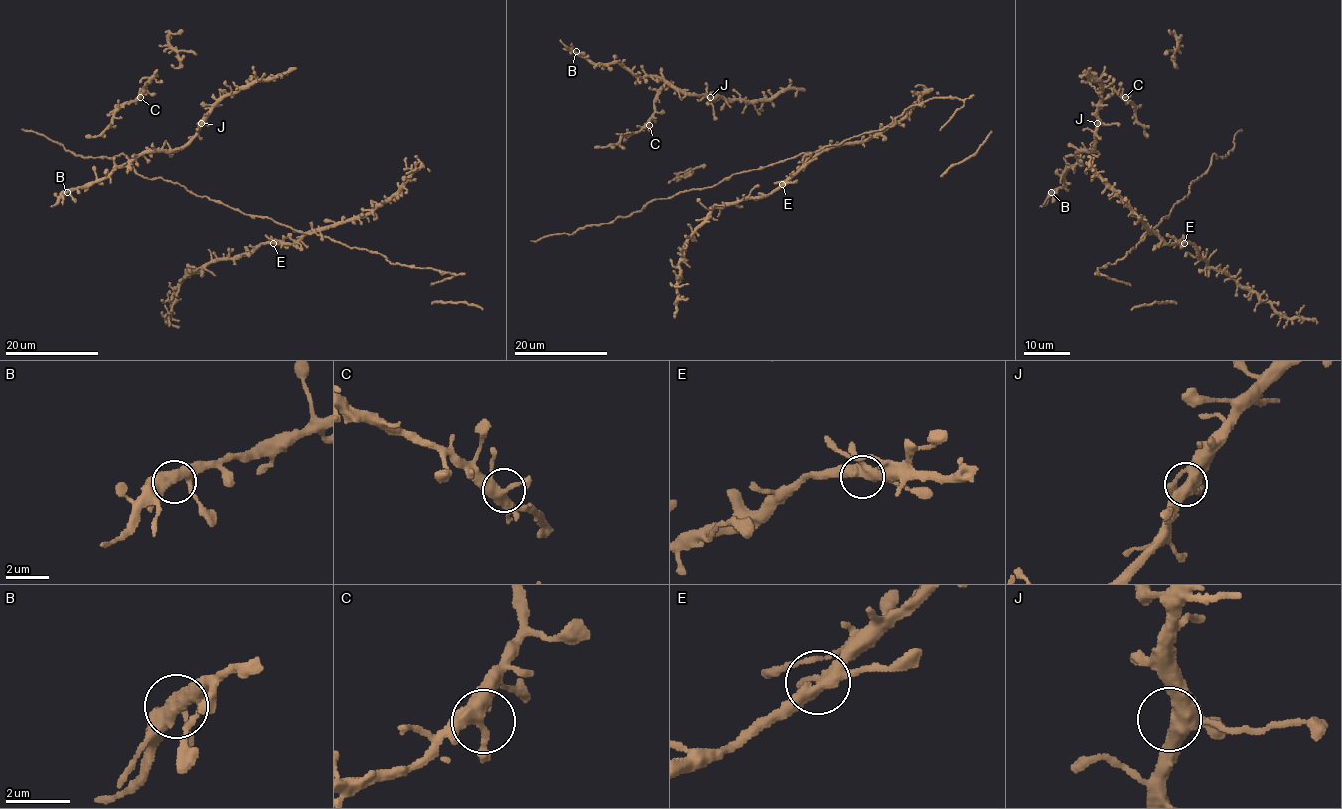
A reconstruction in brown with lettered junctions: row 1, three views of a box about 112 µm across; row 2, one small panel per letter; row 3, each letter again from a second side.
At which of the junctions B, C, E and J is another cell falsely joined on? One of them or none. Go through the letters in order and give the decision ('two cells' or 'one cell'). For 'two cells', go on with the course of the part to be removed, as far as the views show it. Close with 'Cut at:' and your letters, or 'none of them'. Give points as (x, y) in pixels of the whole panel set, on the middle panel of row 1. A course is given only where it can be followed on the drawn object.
B: one cell
C: one cell
E: one cell
J: one cell
Cut at: none of them

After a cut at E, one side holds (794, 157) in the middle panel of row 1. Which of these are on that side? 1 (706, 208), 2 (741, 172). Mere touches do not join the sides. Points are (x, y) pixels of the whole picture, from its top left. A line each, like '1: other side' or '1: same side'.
1: other side
2: same side

